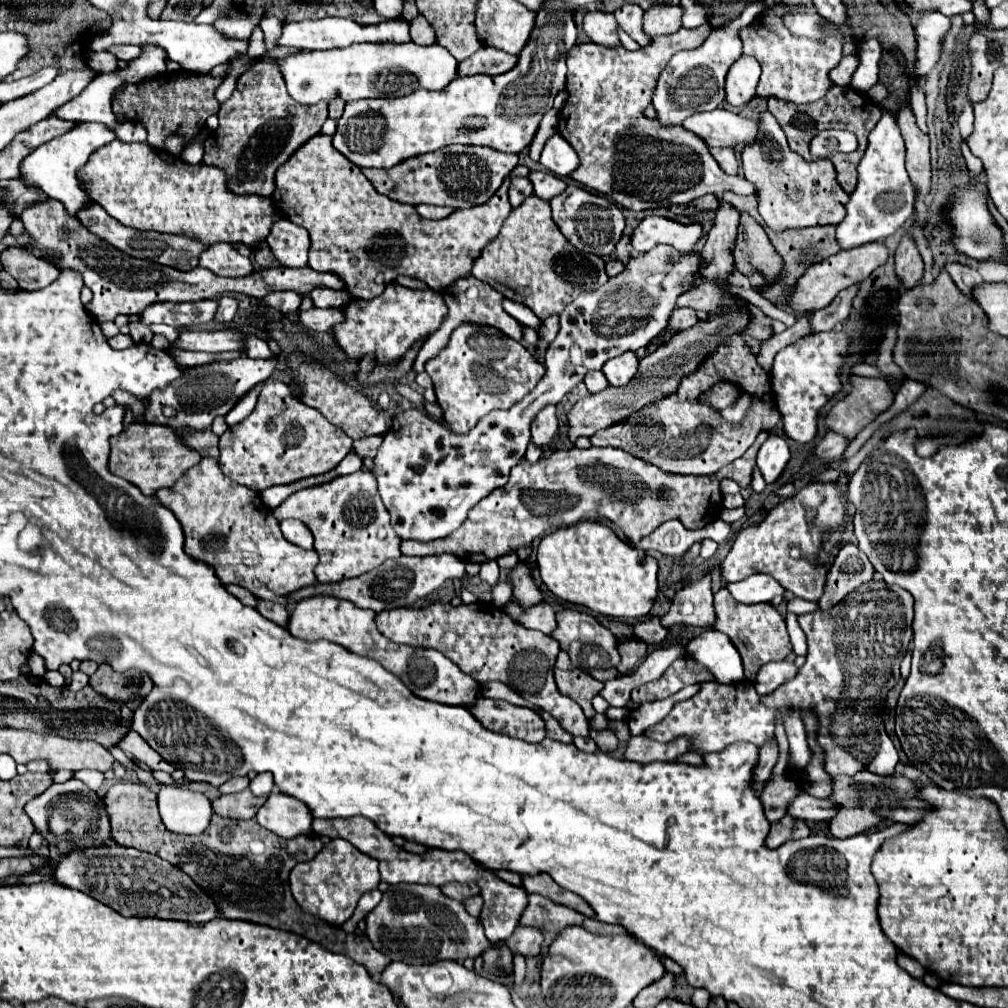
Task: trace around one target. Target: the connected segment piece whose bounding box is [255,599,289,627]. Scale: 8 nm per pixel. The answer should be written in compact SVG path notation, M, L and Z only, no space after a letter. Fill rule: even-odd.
M257 599L257 607L255 607L255 609L257 609L261 615L265 615L267 619L275 621L277 625L281 625L281 627L287 625L289 611L287 611L283 605L279 605L279 603L267 603L267 601L263 601L263 599Z

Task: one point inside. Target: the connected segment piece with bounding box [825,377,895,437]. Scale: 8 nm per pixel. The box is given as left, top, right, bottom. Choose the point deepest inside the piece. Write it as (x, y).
(869, 397)

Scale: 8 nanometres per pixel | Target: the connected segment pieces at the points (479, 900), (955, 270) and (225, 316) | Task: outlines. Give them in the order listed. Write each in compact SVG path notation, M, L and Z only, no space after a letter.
M481 895L467 897L467 899L463 899L463 905L465 905L465 909L467 909L467 913L469 913L469 915L473 915L473 917L479 917L479 913L481 913L481 907L483 907L483 897L481 897Z
M947 261L945 263L945 271L951 275L951 279L955 281L955 285L959 287L959 291L963 291L969 297L971 297L973 287L977 287L979 283L983 283L983 279L981 279L981 275L979 275L977 269L967 267L963 263L957 263L957 261Z
M223 295L219 299L219 309L215 313L217 323L231 323L237 313L237 299L233 295Z

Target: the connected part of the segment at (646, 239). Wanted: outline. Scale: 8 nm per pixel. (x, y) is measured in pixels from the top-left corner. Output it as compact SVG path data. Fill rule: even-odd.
M650 215L647 219L643 219L639 227L635 229L631 245L637 253L645 253L659 244L671 245L680 253L688 253L695 251L695 244L699 241L699 237L701 237L701 225L697 223L679 225L679 222Z

